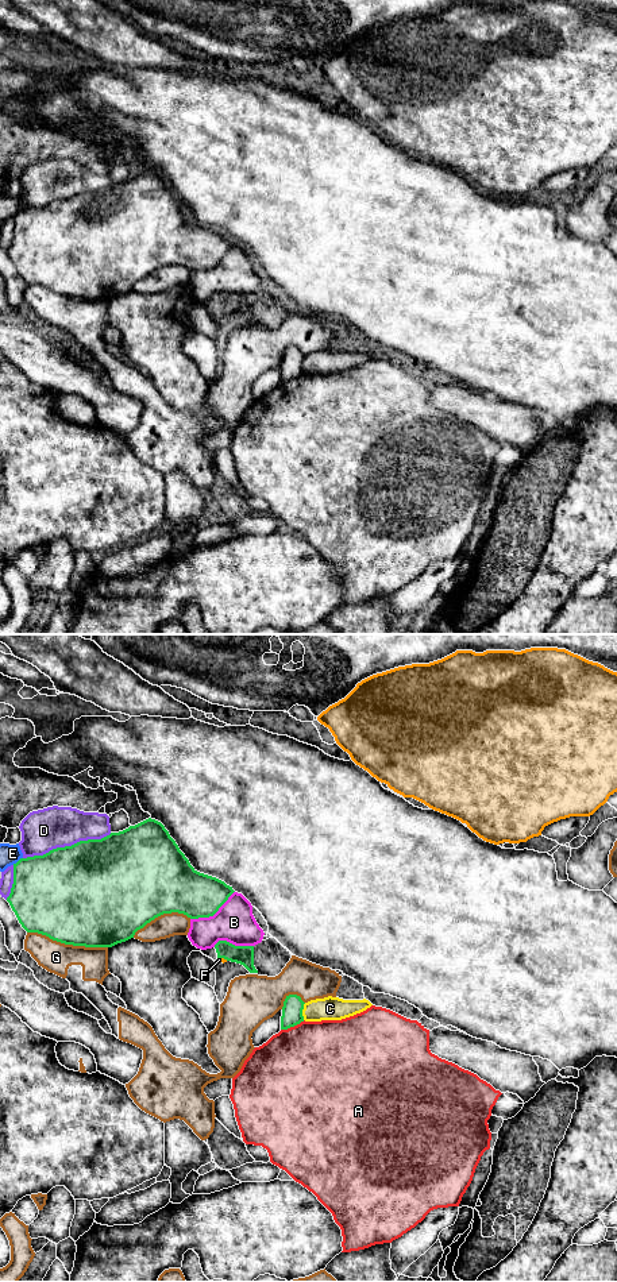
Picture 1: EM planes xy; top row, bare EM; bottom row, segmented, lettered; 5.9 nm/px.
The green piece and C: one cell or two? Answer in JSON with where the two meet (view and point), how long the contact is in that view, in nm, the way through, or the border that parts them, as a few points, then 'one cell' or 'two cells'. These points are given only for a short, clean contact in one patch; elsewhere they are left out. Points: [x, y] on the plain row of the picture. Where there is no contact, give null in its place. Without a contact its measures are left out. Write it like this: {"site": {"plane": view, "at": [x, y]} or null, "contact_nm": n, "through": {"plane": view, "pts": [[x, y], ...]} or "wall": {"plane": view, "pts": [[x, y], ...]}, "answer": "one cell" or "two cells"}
{"site": {"plane": "xy", "at": [301, 363]}, "contact_nm": 110, "wall": {"plane": "xy", "pts": [[305, 355], [303, 371]]}, "answer": "two cells"}

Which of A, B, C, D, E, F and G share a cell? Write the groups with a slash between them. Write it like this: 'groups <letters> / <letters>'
groups A / B / C G / D / E / F

